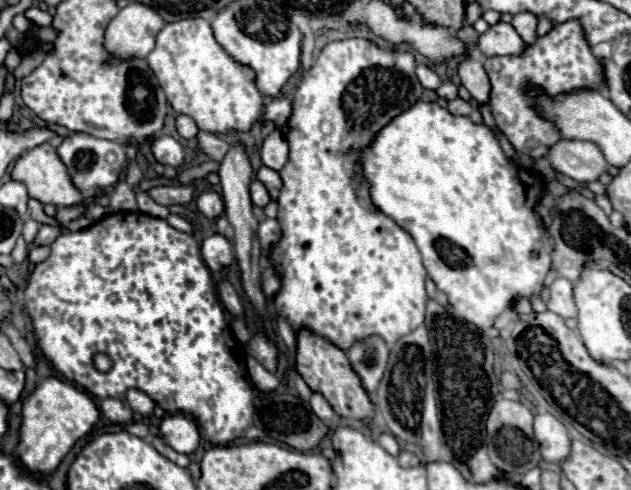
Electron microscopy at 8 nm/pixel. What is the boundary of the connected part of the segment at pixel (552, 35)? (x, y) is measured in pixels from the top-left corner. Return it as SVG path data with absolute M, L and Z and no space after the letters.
M570 20L564 24L554 26L546 36L538 38L536 44L526 46L524 54L520 56L490 56L484 60L484 68L492 82L490 94L490 110L492 116L502 130L502 134L510 140L510 144L522 152L536 158L546 156L548 148L560 140L558 130L552 122L540 118L532 106L532 98L528 98L522 90L526 84L534 82L542 86L548 94L570 92L576 88L594 88L598 90L604 84L602 64L592 56L584 30L580 28L578 20Z

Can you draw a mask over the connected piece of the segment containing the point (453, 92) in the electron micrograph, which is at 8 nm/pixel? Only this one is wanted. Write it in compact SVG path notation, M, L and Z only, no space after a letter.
M444 82L444 84L436 90L436 94L438 94L440 98L444 98L444 100L454 100L454 98L458 98L458 86L454 86L452 82Z

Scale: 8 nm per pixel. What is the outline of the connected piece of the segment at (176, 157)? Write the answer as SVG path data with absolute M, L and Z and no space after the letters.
M156 136L150 142L150 152L160 164L170 164L178 168L184 162L184 148L172 136Z

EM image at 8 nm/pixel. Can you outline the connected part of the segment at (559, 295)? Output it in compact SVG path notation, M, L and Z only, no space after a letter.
M556 278L550 286L548 310L560 314L562 318L576 318L576 306L572 296L572 282L566 278Z

